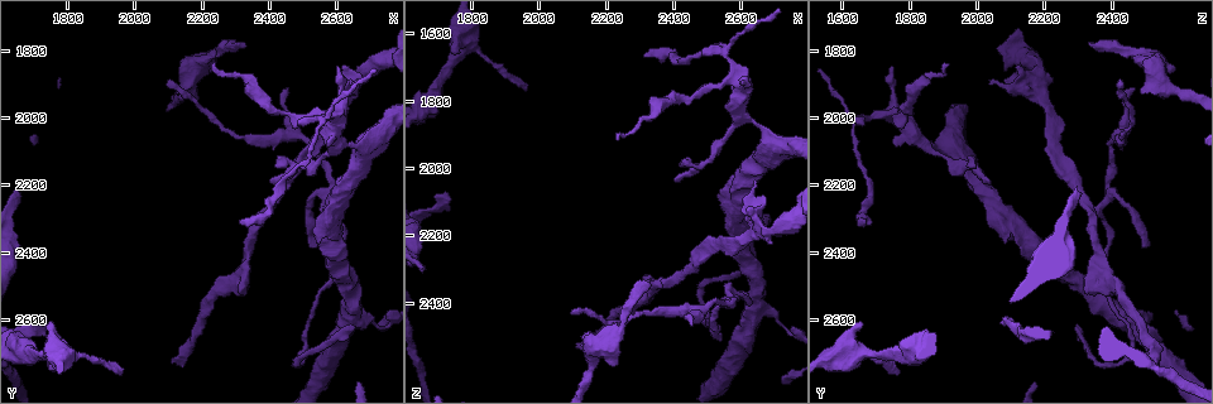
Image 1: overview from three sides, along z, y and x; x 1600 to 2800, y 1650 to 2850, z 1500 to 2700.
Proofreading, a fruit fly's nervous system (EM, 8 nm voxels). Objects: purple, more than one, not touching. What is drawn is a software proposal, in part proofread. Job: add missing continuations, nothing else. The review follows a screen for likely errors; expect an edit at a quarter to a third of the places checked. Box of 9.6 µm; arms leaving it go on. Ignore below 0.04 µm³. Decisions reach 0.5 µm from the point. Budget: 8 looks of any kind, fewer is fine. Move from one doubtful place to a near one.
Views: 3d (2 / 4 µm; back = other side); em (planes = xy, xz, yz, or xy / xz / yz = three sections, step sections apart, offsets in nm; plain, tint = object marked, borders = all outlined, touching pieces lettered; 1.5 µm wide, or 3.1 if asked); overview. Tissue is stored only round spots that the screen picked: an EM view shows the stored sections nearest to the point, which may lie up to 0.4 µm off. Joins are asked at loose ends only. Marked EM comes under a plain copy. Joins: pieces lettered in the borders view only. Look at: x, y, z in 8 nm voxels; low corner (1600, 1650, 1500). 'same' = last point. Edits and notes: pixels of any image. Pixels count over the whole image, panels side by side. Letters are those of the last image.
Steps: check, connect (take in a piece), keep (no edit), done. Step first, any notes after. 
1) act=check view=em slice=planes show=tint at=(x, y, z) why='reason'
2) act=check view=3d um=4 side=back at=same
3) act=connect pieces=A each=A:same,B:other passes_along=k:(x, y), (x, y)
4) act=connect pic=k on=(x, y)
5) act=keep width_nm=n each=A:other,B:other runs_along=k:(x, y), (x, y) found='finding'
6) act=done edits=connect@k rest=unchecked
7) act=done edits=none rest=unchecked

act=check view=3d um=2 at=(2310, 2320, 1670) why='end of a long branch'

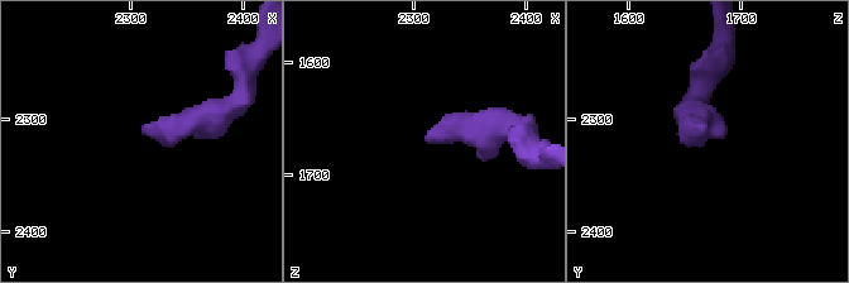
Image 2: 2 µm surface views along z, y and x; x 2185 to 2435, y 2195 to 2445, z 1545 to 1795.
act=check view=em slice=planes show=borders at=(2312, 2314, 1666)

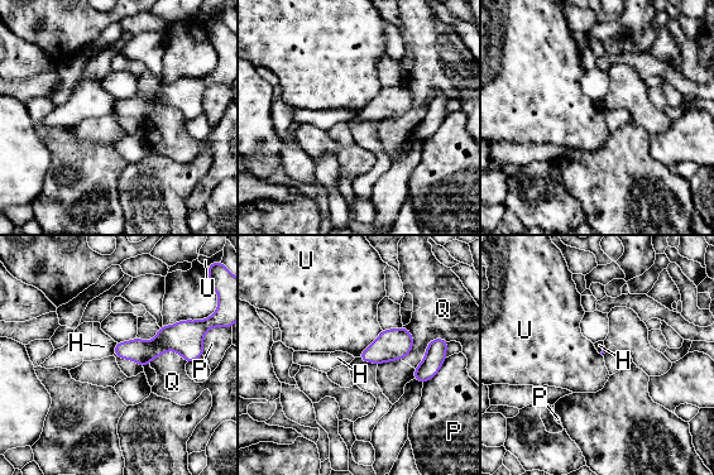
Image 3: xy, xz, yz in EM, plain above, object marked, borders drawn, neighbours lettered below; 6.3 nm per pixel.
act=keep each=H:other,P:other,Q:other,U:other runs_along=3:(118, 346), (182, 344), (192, 350) found='none of them fits'

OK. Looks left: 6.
act=check view=3d um=4 at=(2230, 1840, 1920) why='branch stops here'

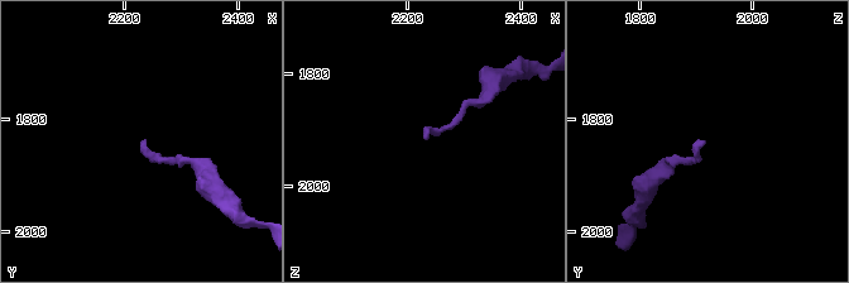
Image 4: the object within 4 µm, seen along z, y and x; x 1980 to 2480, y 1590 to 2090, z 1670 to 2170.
act=check view=em slice=planes show=borders at=(2230, 1835, 1915)

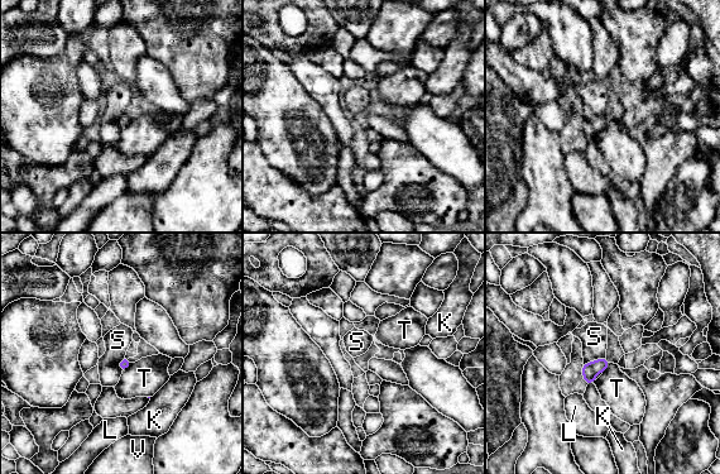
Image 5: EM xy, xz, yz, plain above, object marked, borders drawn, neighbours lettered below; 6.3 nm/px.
act=keep each=K:other,L:other,S:other,T:other,V:other border=5:(605, 357), (582, 364) found='no lettered piece goes on from it'

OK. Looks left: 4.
act=check view=em slice=xz step=8 show=borders at=(2490, 2020, 1670) why='an open end'

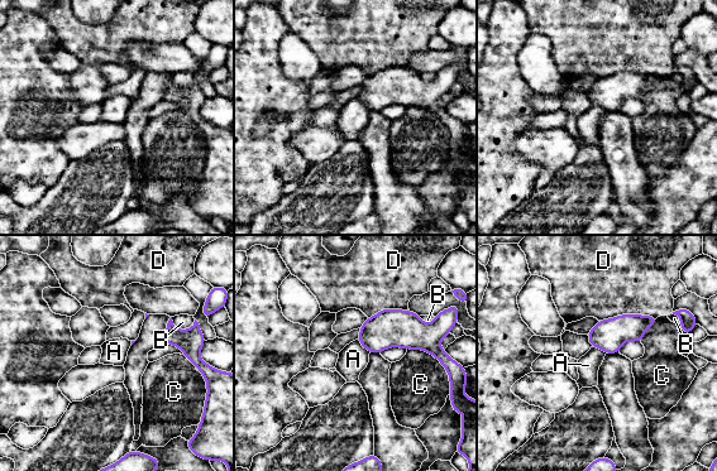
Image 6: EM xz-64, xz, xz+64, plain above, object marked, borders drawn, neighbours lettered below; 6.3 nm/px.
act=keep each=A:other,B:other,C:other,D:other border=6:(355, 340), (369, 352) found='no lettered piece goes on from it'

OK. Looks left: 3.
act=done edits=none rest=unchecked

